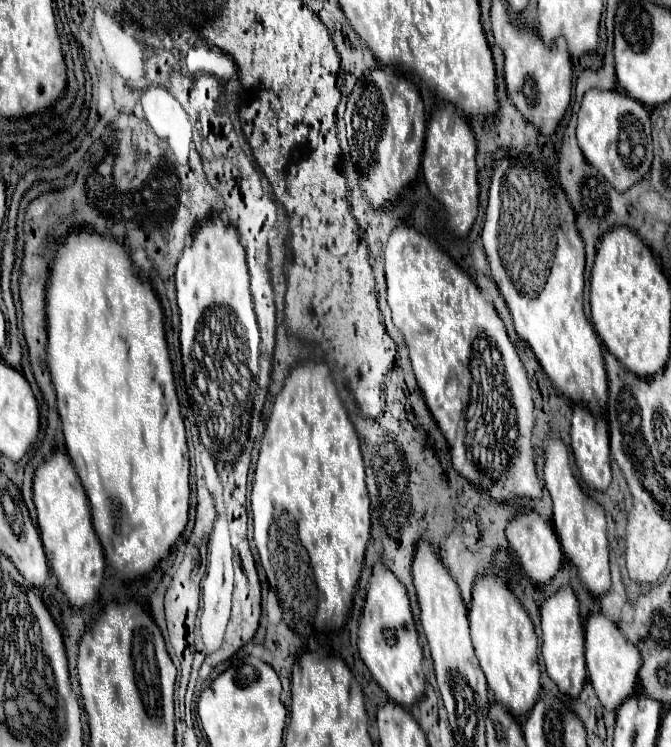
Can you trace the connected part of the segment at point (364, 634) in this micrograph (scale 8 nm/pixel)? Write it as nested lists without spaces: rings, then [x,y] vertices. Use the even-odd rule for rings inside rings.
[[[375,564],[373,576],[369,582],[361,622],[359,622],[359,654],[365,666],[369,668],[373,680],[387,692],[389,700],[411,708],[415,702],[423,698],[425,676],[423,676],[423,654],[417,636],[417,628],[413,622],[413,614],[409,608],[409,598],[405,586],[385,568],[383,564]]]

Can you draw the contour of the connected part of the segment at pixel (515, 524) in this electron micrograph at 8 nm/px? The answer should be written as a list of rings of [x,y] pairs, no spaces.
[[[525,510],[523,514],[519,514],[517,518],[513,518],[507,526],[507,540],[511,550],[517,554],[519,564],[523,566],[527,578],[535,584],[535,586],[543,586],[547,584],[559,570],[561,562],[563,562],[563,552],[561,552],[561,544],[559,538],[551,526],[551,522],[543,520],[537,512]]]

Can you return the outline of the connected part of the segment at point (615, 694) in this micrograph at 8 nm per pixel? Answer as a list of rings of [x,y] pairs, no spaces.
[[[591,614],[585,622],[585,662],[589,682],[605,710],[617,710],[621,702],[637,694],[637,672],[641,668],[641,654],[637,646],[623,638],[619,628],[603,614]]]

